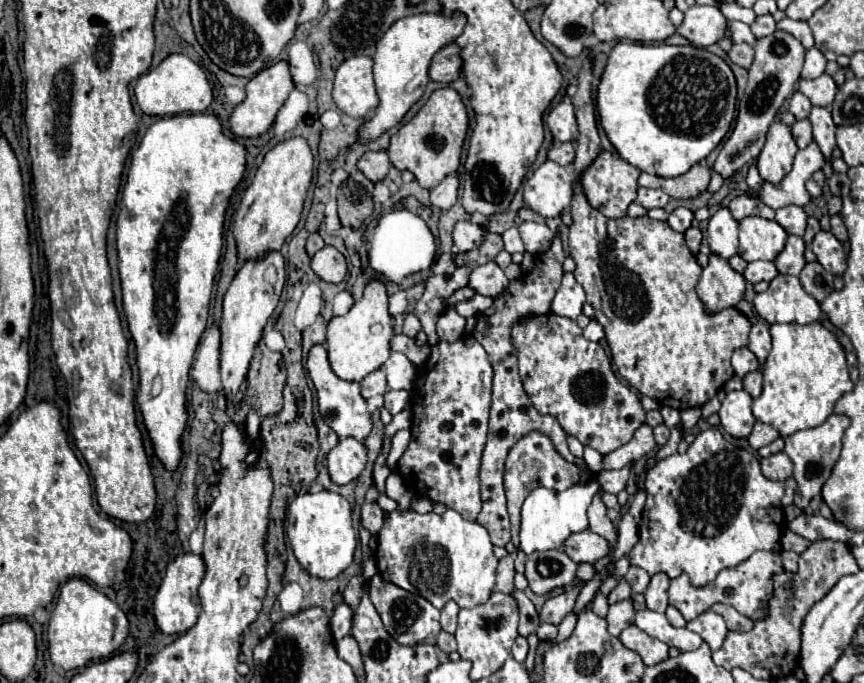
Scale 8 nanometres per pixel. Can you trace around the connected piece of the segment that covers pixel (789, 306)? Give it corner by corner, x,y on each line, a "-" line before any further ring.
779,274
769,282
765,292
759,292
753,300
753,306
761,318
769,324
775,322
797,322
811,324
821,316
819,302
809,296
797,276

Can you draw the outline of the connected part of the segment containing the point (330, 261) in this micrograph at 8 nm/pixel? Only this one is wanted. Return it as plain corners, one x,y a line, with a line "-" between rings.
325,246
313,256
311,258
311,268
321,280
331,282
331,284
339,284
347,274
345,256
333,246

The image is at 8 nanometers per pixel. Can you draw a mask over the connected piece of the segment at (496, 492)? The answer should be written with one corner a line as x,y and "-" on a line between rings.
555,234
551,248
535,260
533,270
525,272
517,280
511,280
509,288
501,296
495,298
493,306
479,314
479,322
473,330
473,338
477,338
477,342
481,342
481,346
485,348
489,360
491,360
493,372
495,372
492,384
489,438
487,438
487,444
483,450
483,460
481,460
481,470
479,470
483,510
477,516
477,522
487,528
491,542
495,546
505,546
511,540
509,514
507,514
507,502
505,502
505,490
503,490
503,470
505,470
505,458
517,440
521,440
529,432
541,432
541,434
549,436
549,440
553,442
553,448
567,462
571,462
579,468
585,466
583,458
577,458
569,452
567,442
563,438
563,428
559,426
559,422
553,416
539,414
533,408
533,404
529,402
529,396
525,394
521,380
519,380
519,374
517,374
517,354
509,342
509,330
511,330
513,322
517,322
517,318
523,318
525,314
547,314
551,310
551,300
553,300
553,296
561,284
561,278
563,278
563,260
565,260
565,252
561,246
561,238
559,238
559,234

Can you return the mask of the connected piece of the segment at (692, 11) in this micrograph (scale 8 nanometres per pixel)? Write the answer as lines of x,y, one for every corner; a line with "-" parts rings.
691,6
685,12
683,24
677,32
687,38
693,46
711,46
715,44
727,28
727,20
717,6

